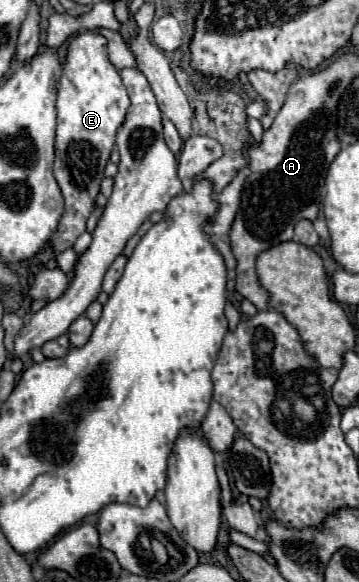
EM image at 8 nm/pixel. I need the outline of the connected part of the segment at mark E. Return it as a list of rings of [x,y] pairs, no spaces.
[[[79,32],[67,52],[63,76],[57,94],[57,136],[53,174],[65,198],[65,214],[51,238],[59,254],[75,244],[85,232],[89,214],[95,210],[95,198],[103,180],[103,170],[115,144],[115,134],[123,124],[129,108],[129,96],[121,82],[119,70],[107,58],[107,40],[101,34]]]

